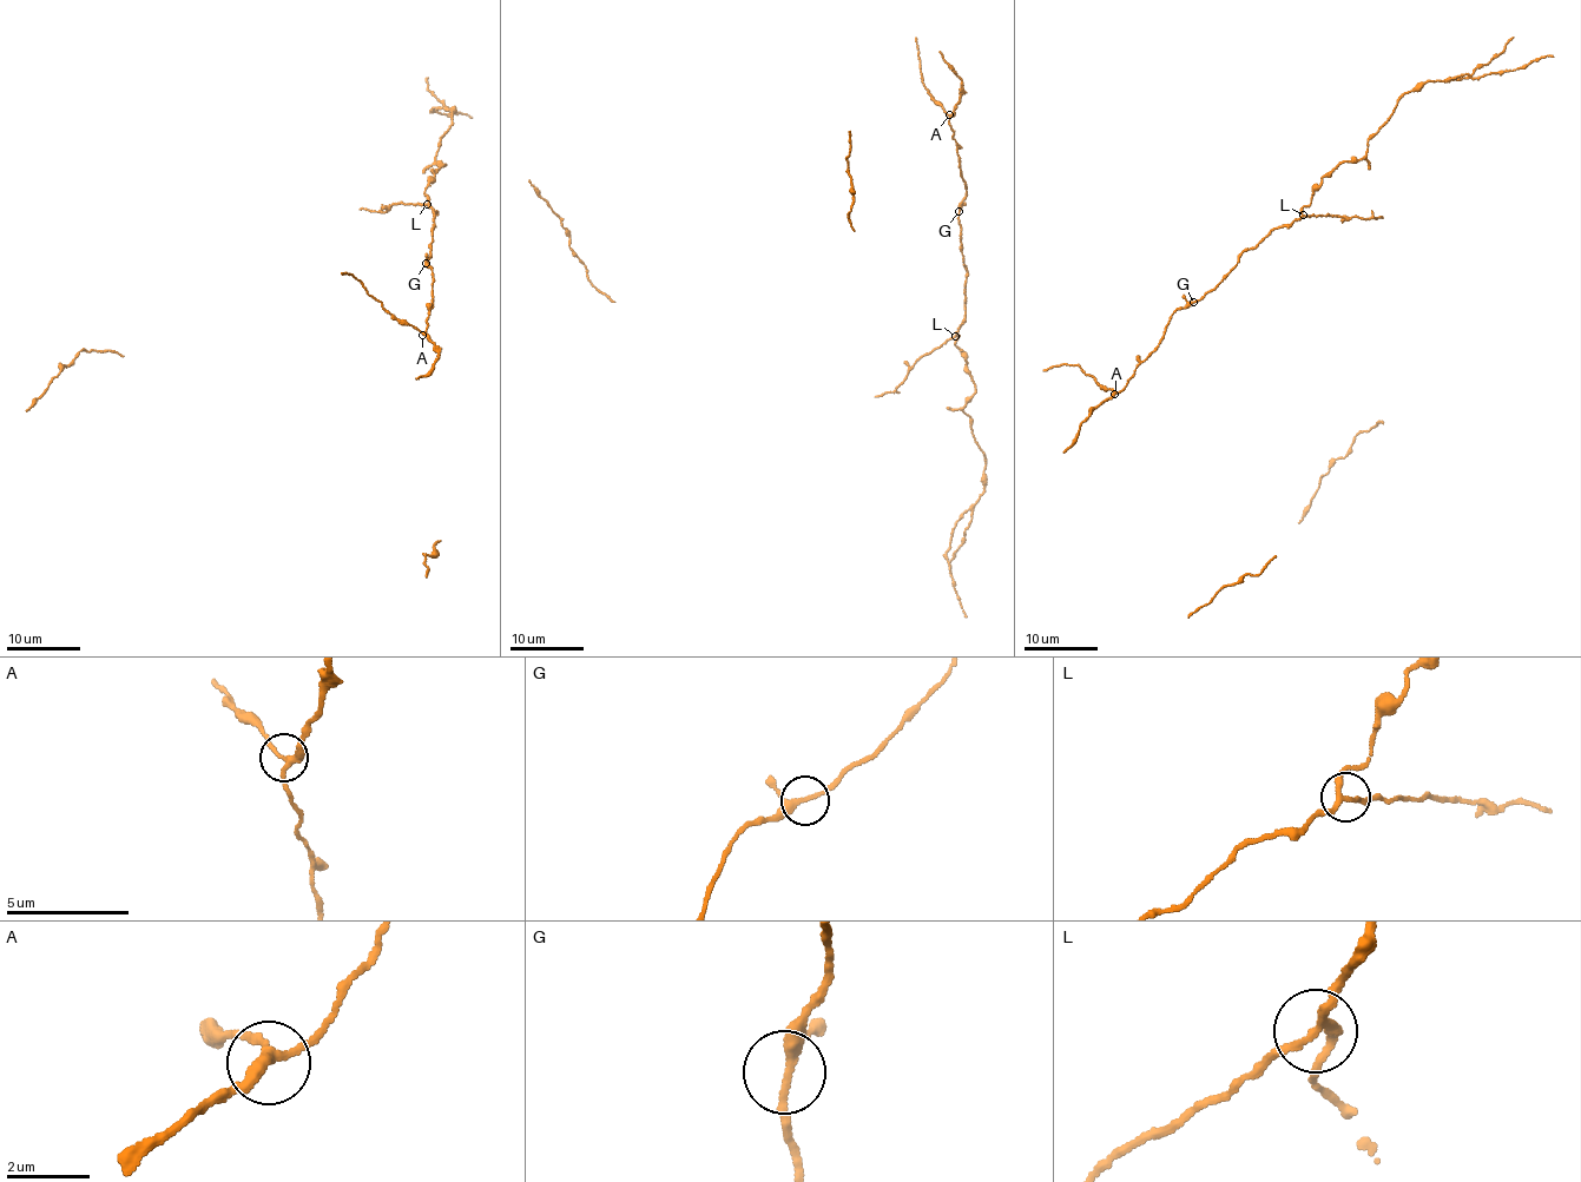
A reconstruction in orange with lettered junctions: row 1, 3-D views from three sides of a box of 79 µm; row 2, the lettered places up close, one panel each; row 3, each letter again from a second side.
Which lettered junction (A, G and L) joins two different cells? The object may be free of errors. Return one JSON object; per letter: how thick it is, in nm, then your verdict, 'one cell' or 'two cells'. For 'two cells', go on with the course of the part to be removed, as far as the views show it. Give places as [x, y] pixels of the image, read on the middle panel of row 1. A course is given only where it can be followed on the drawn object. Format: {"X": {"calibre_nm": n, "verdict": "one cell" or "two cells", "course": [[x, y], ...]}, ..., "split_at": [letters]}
{"A": {"calibre_nm": 220, "verdict": "one cell"}, "G": {"calibre_nm": 220, "verdict": "one cell"}, "L": {"calibre_nm": 200, "verdict": "two cells", "course": [[955, 335], [920, 356], [893, 391], [875, 396]]}, "split_at": ["L"]}

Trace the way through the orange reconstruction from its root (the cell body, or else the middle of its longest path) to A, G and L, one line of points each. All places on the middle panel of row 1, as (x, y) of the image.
A: (964, 309), (967, 272), (960, 248), (957, 218), (967, 189), (960, 175), (949, 114)
G: (964, 309), (967, 272), (960, 248), (959, 211)
L: (964, 309), (966, 318), (955, 335)

